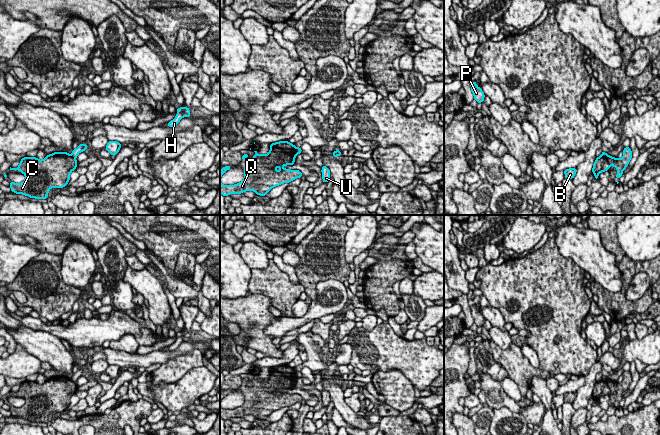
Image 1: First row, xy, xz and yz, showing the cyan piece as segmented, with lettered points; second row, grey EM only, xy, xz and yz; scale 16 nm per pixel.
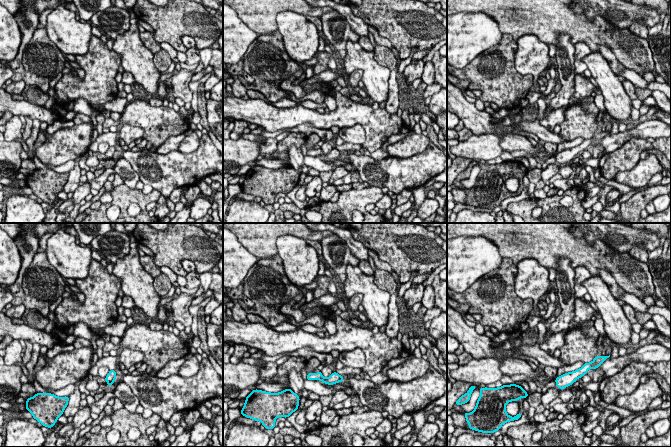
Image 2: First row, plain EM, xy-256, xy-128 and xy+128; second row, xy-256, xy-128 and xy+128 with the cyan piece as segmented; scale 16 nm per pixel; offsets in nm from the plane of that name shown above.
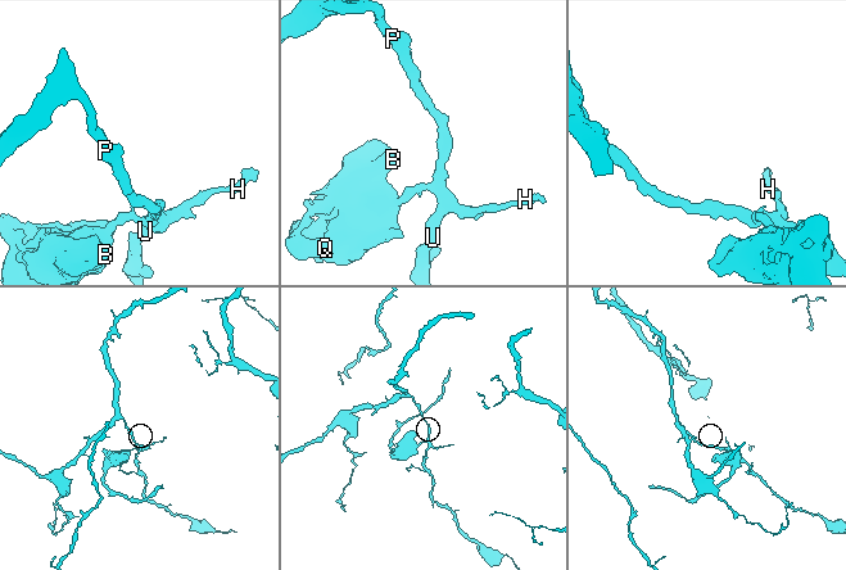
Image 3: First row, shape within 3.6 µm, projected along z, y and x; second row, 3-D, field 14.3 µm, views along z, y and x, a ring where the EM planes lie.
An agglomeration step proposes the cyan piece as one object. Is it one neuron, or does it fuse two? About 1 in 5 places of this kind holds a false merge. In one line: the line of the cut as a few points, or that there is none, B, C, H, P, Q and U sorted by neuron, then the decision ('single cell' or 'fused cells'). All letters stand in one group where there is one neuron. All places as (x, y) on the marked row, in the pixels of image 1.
xy (70, 155), (74, 158) | B C Q / H P U | fused cells

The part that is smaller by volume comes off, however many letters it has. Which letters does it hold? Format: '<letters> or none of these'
B, C, Q

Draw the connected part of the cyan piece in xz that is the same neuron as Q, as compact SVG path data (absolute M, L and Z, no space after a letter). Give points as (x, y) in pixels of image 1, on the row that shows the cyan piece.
M287 140L270 144L270 151L266 154L256 154L251 164L244 164L244 179L235 185L223 185L220 182L220 193L241 194L245 191L254 191L257 195L266 196L273 187L289 183L301 178L299 170L285 169L283 165L294 165L297 155L296 147Z

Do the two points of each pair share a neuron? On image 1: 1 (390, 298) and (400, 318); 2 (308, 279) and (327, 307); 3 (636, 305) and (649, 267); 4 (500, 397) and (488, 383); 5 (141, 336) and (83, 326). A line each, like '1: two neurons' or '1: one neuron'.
1: two neurons
2: two neurons
3: one neuron
4: one neuron
5: one neuron

